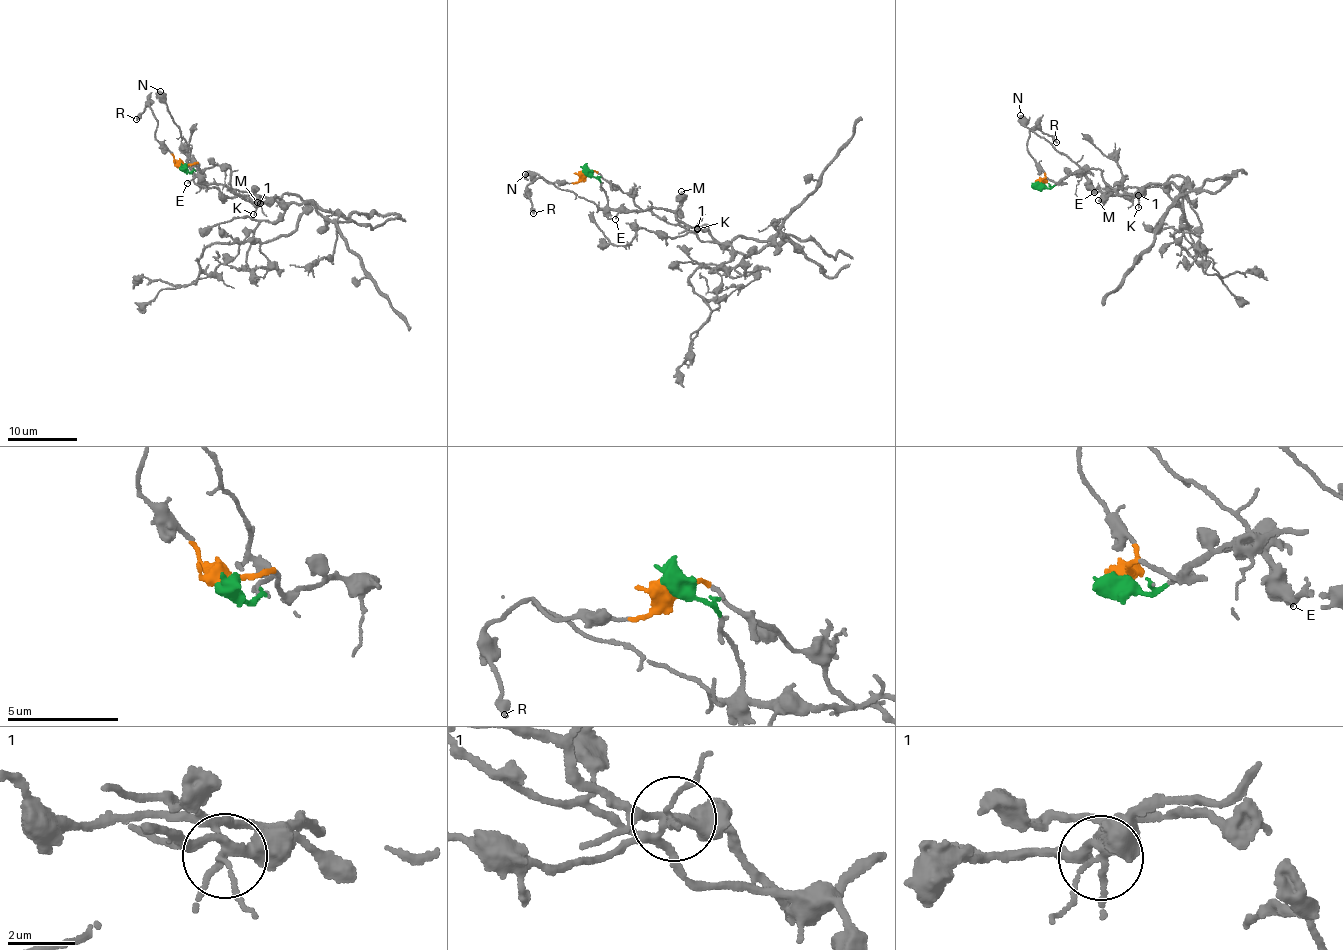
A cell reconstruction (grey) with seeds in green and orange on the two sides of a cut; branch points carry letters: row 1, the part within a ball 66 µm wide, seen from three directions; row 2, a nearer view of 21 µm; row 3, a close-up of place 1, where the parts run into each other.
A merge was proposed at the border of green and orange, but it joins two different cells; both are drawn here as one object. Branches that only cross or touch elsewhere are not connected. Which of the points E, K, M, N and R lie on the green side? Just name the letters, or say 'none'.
E, K, M, N

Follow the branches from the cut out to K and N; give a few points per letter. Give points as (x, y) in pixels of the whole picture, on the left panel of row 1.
K: (182, 167), (191, 172), (197, 163), (207, 184), (223, 185), (246, 199), (259, 200), (254, 215)
N: (182, 167), (191, 172), (197, 163), (173, 124), (159, 90)

